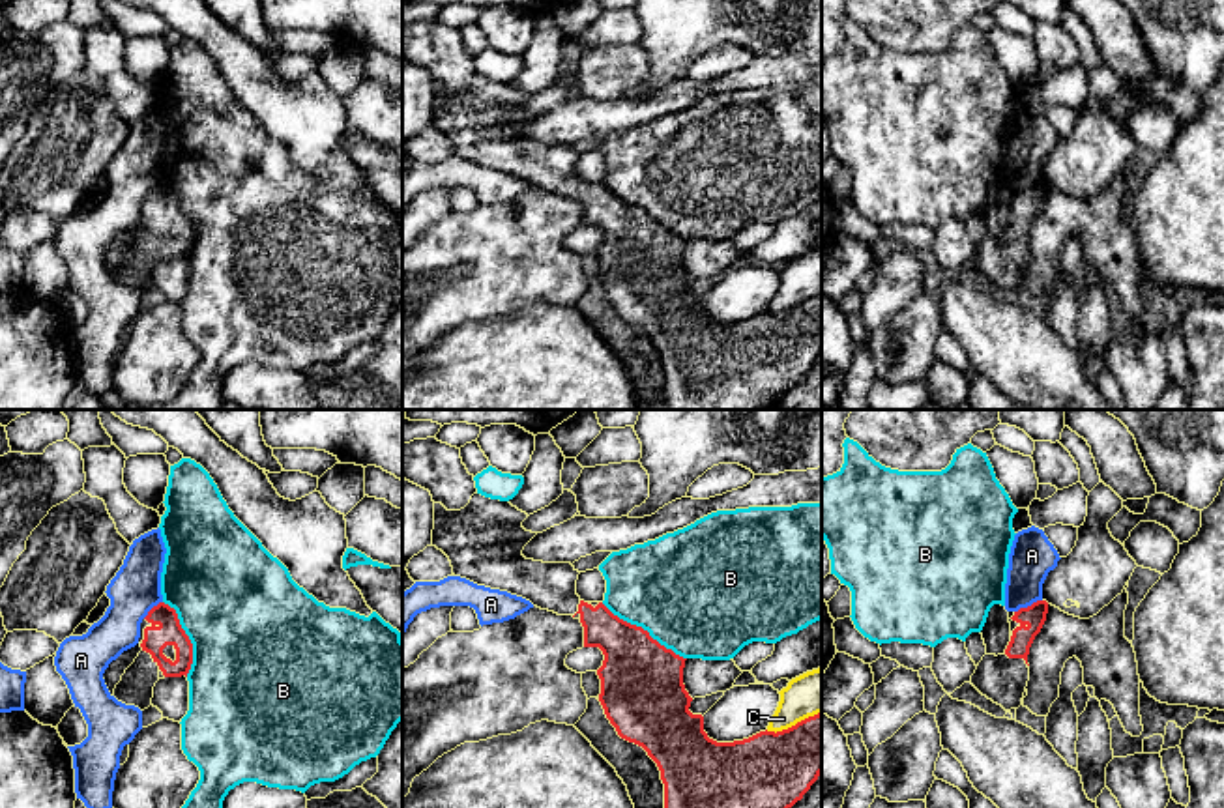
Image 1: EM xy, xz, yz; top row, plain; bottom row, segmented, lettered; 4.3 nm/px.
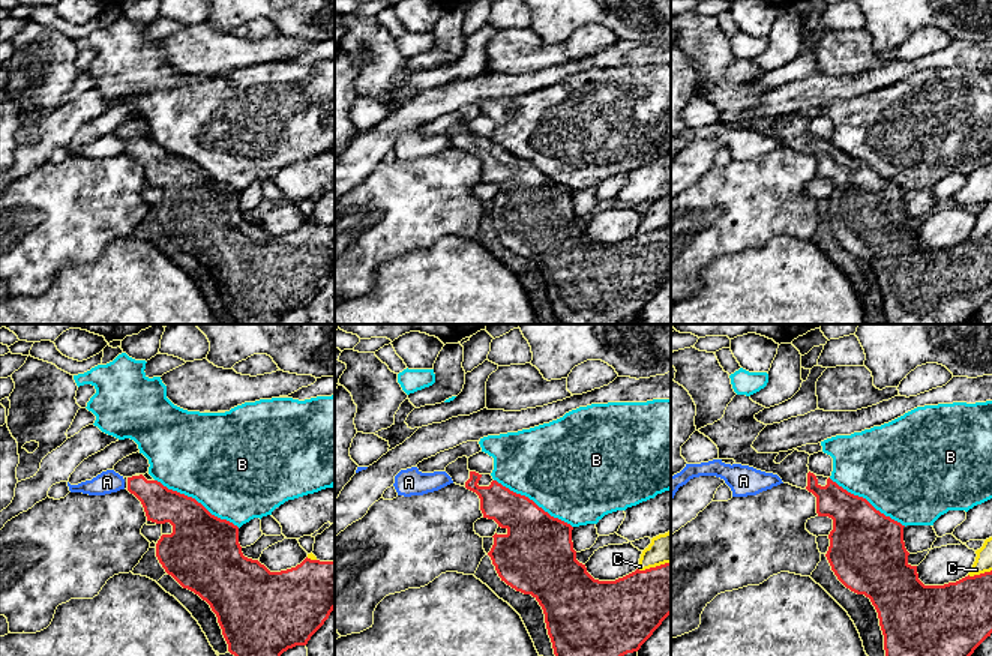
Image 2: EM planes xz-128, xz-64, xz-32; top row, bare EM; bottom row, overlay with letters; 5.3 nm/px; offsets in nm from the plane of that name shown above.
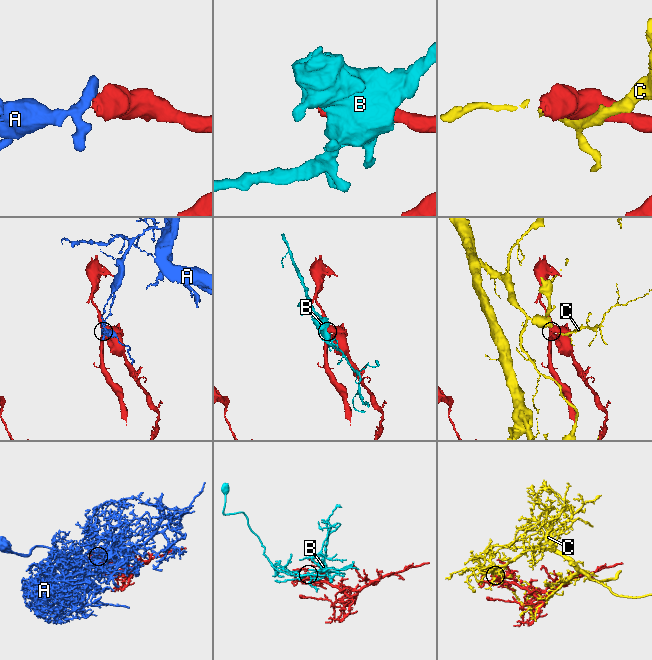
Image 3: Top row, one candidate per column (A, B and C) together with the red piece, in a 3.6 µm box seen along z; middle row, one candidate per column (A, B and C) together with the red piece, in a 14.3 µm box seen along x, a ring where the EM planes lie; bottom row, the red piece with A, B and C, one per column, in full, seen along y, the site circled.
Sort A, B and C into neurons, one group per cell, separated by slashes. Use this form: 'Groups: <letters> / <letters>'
Groups: A / B / C

